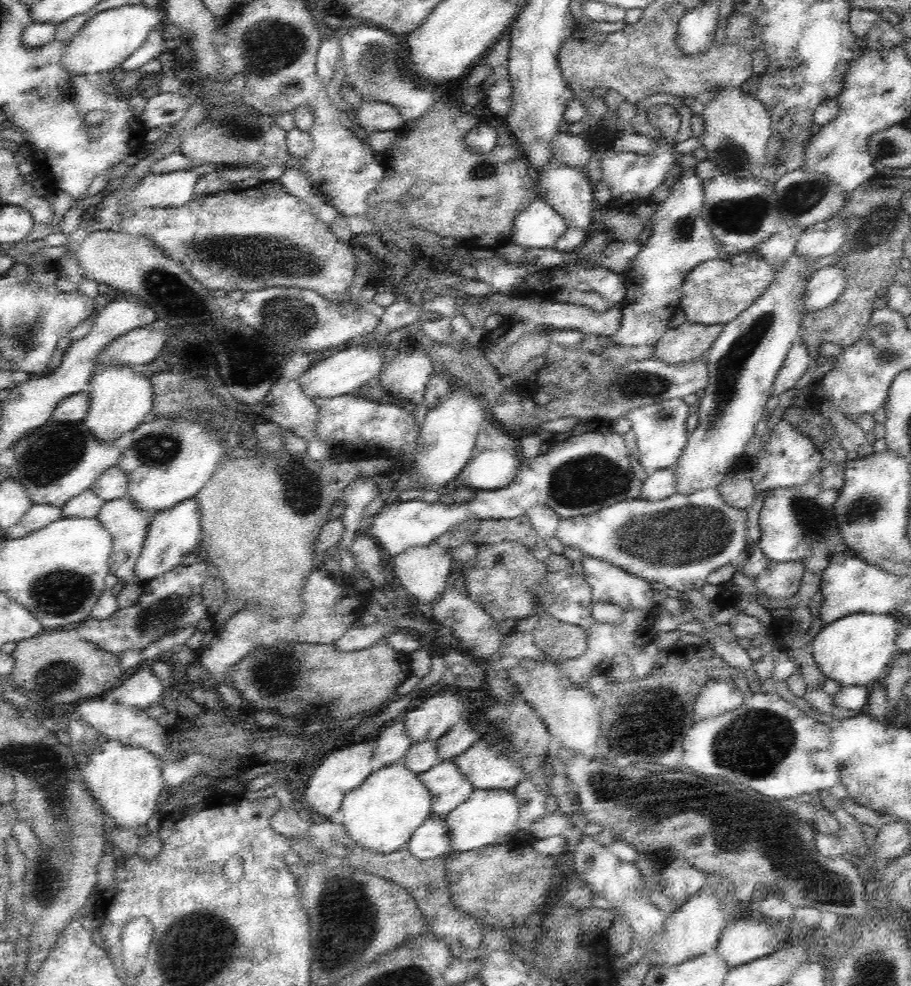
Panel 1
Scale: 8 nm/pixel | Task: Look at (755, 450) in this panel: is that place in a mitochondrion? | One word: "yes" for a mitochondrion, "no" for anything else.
no

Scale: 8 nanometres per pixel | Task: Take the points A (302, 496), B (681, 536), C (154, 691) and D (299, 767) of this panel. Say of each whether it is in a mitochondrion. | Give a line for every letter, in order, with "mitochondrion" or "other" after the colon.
A: mitochondrion
B: mitochondrion
C: other
D: other

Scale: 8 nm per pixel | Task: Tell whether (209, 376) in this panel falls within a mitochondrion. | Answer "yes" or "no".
no

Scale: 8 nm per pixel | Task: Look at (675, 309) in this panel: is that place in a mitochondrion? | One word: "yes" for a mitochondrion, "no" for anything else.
no

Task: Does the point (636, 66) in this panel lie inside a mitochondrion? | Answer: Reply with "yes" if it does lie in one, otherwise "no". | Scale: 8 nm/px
yes

